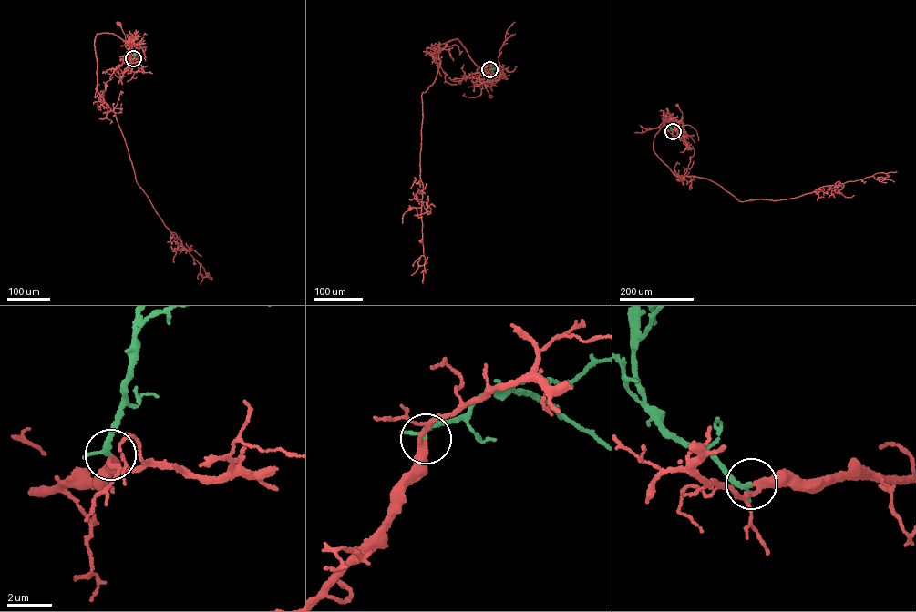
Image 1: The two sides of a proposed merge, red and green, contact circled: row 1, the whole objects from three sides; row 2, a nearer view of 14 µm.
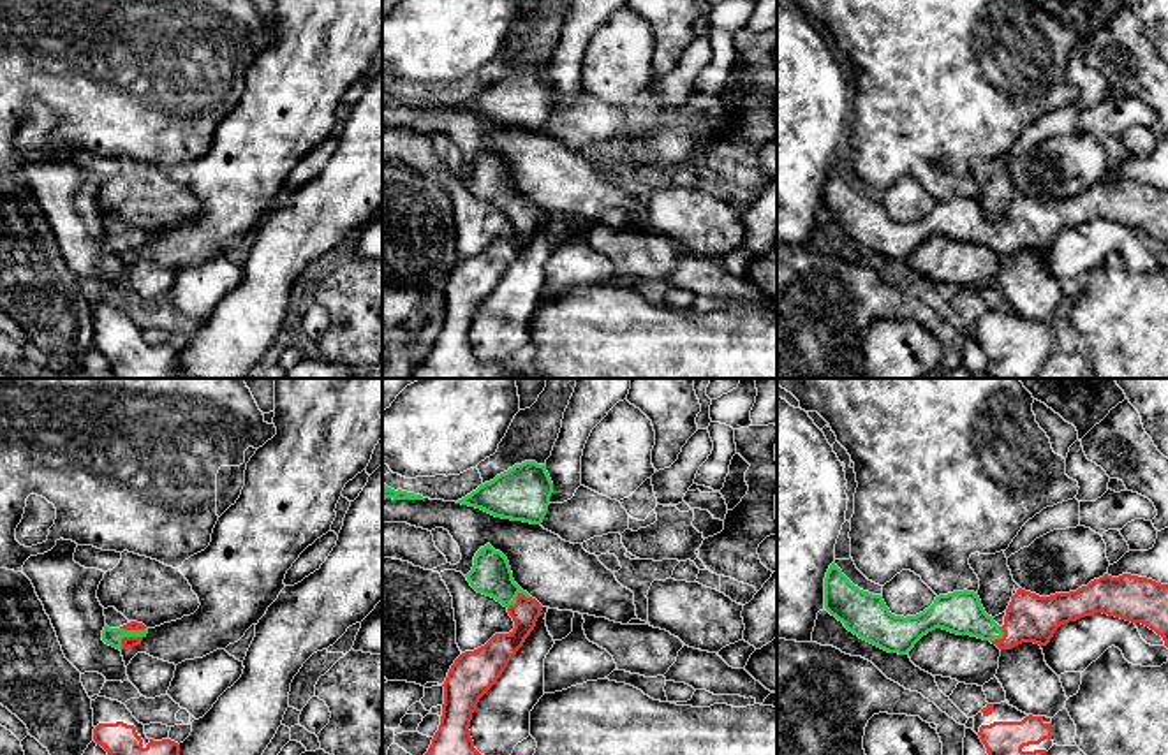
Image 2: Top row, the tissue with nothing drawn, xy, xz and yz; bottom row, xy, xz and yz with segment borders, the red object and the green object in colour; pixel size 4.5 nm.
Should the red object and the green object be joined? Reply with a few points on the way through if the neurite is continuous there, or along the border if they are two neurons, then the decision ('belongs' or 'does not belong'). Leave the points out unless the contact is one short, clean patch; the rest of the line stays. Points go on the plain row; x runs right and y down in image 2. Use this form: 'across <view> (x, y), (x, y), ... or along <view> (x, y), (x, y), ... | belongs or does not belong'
across xy (127, 249), (127, 243), (110, 241) | belongs

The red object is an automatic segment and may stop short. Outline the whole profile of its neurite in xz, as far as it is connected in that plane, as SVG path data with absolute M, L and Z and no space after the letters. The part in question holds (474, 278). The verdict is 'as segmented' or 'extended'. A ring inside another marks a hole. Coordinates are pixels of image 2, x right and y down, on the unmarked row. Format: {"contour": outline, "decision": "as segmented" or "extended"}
{"contour": "M490 150L476 158L474 172L465 183L477 199L495 204L507 215L514 234L509 239L495 239L484 252L465 257L455 266L442 290L444 310L439 336L428 357L418 364L412 378L529 378L527 373L518 371L511 363L481 361L474 354L469 333L479 304L497 289L509 266L523 252L541 222L543 211L514 188L507 164Z", "decision": "extended"}

